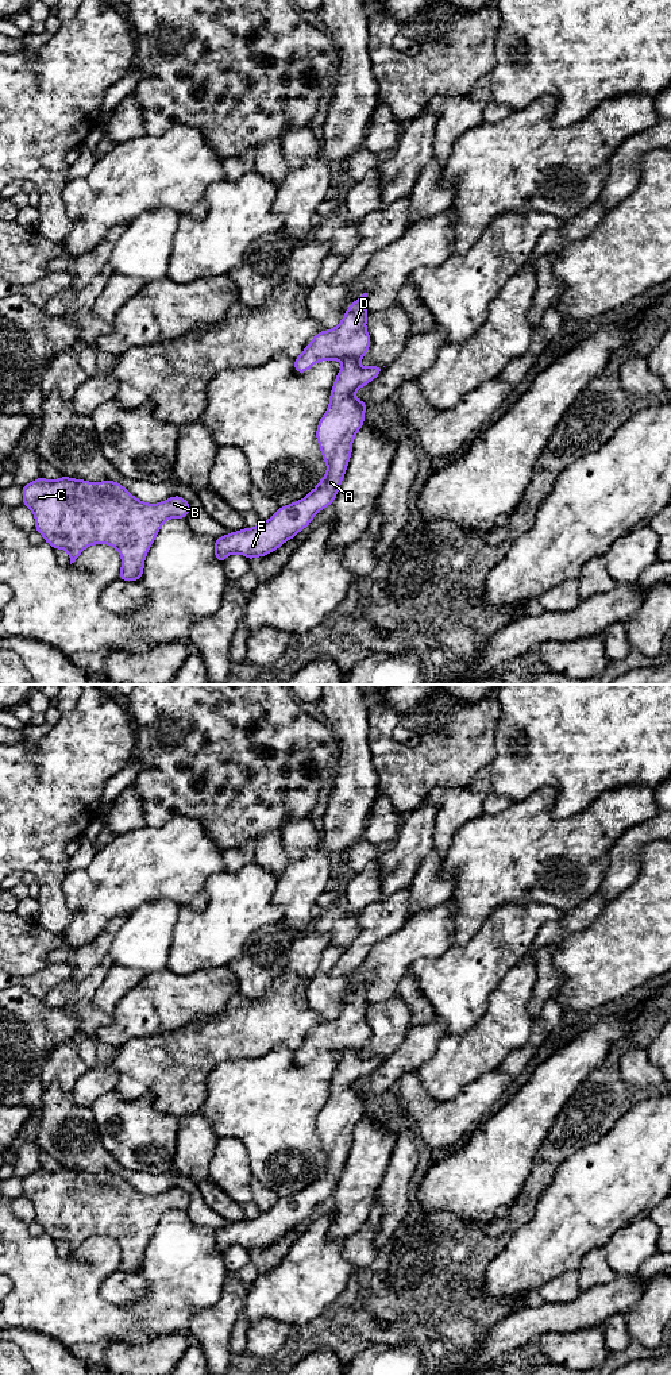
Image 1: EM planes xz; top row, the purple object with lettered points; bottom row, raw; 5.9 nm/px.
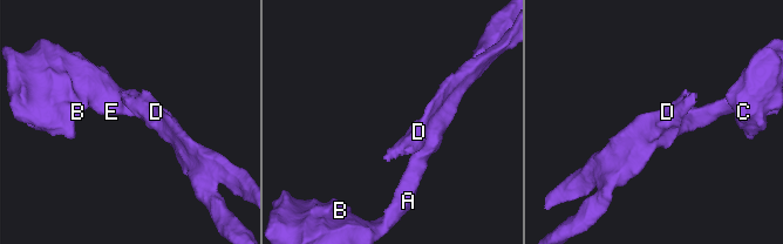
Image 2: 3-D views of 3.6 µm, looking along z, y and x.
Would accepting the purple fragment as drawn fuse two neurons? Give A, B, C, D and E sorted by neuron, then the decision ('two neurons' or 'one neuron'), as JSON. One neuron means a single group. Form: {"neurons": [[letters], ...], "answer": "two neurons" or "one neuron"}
{"neurons": [["A", "B", "C", "E"], ["D"]], "answer": "two neurons"}

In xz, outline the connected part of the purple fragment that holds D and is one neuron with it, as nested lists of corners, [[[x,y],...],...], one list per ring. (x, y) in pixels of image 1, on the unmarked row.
[[[363,984],[346,1002],[336,1020],[320,1022],[294,1049],[294,1063],[306,1064],[320,1052],[359,1052],[366,1048],[371,1029],[366,1021],[369,1005],[366,1002],[367,984]]]

